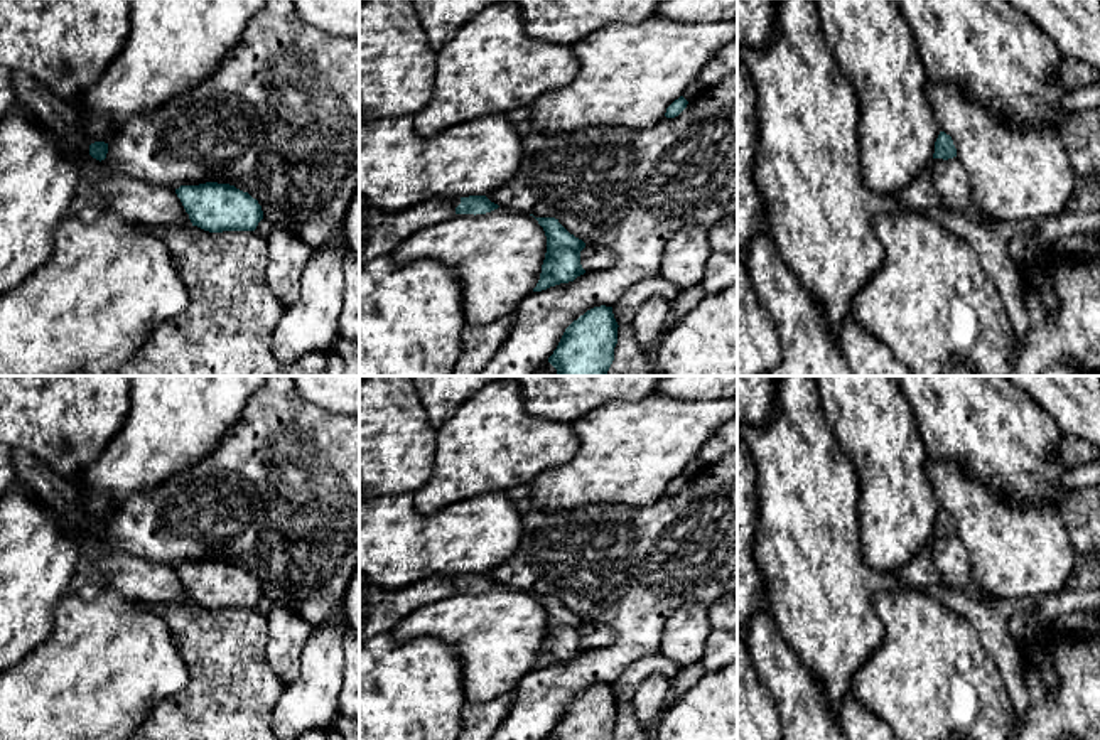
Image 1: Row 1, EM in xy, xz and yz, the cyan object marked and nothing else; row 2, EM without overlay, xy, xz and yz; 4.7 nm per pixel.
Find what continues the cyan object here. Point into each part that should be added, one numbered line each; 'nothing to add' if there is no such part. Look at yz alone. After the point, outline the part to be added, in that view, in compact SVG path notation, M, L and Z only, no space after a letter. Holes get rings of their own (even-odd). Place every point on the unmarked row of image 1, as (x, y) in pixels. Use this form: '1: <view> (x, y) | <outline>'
nothing to add

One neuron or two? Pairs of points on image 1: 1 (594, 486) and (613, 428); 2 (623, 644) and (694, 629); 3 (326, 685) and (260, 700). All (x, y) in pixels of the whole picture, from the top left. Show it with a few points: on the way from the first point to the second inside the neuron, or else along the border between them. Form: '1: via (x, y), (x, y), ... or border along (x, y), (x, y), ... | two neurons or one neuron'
1: via (601, 472), (613, 461), (613, 442) | one neuron
2: border along (685, 602), (668, 619), (658, 651) | two neurons
3: border along (285, 685), (270, 722) | two neurons

